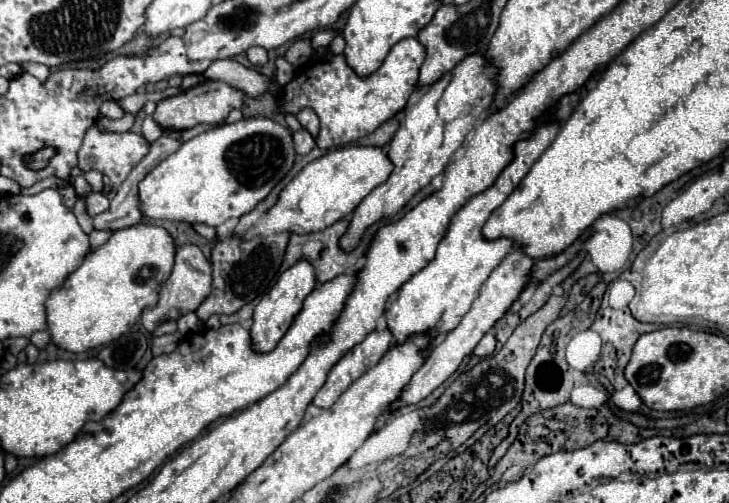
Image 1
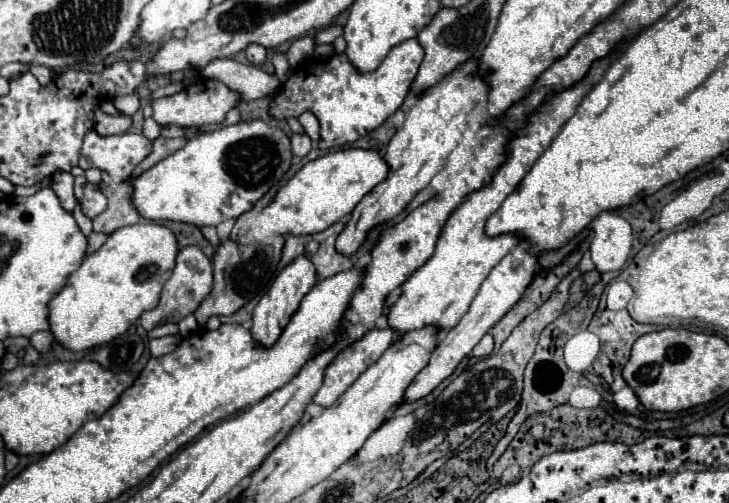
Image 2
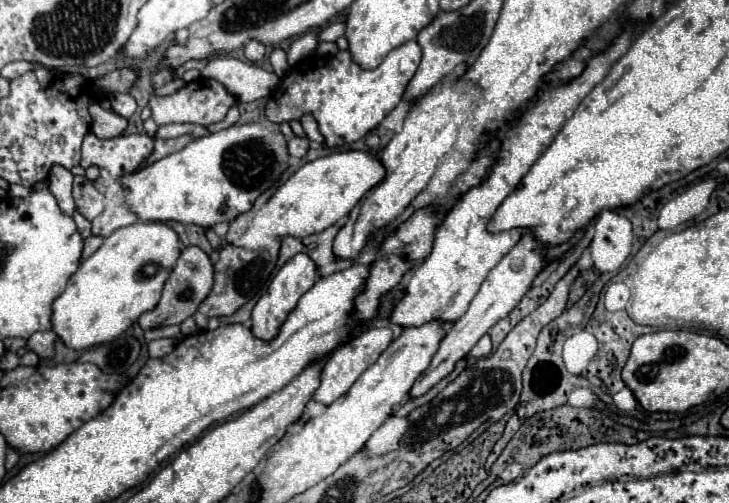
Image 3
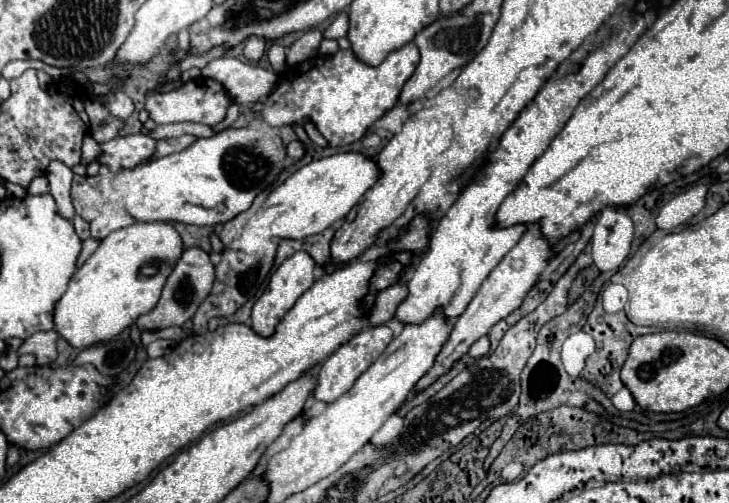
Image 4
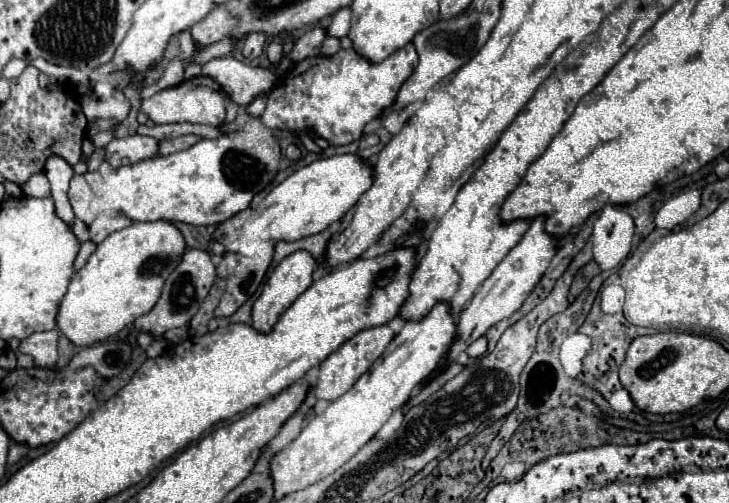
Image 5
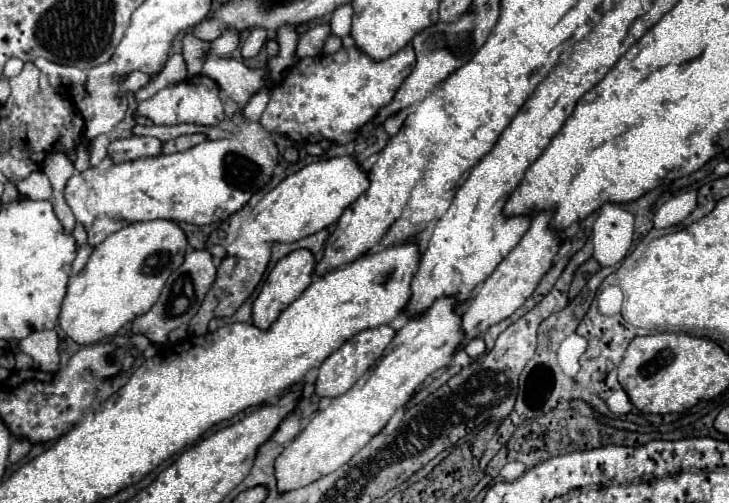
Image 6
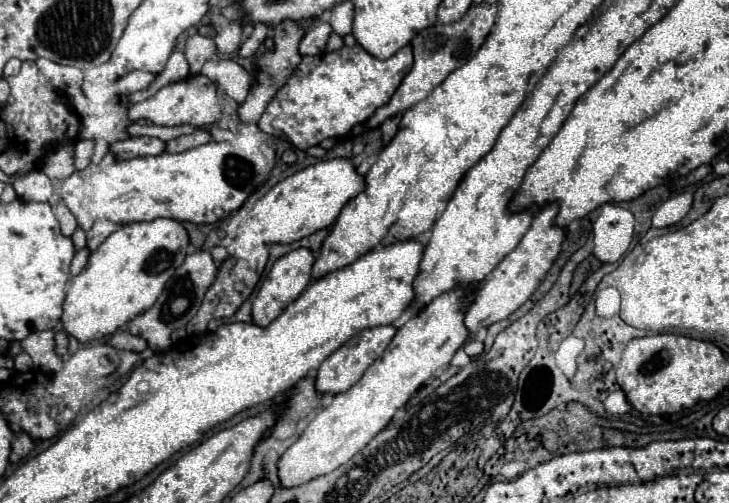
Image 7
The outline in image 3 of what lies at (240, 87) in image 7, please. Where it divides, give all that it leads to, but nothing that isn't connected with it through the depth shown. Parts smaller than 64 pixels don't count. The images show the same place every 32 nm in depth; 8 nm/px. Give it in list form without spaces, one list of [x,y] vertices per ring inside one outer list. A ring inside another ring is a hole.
[[[214,58],[202,70],[202,76],[222,82],[240,102],[252,102],[276,92],[280,80],[274,72],[266,72],[260,66],[244,64],[236,58]]]

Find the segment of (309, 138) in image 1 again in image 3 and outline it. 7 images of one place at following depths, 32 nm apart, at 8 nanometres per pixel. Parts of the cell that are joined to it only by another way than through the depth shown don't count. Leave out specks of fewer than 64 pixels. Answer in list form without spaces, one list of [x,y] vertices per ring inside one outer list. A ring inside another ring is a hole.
[[[294,136],[290,142],[288,142],[288,150],[290,150],[290,156],[298,156],[298,158],[302,158],[308,150],[310,150],[310,140],[304,136],[304,138],[300,138],[300,136]]]

